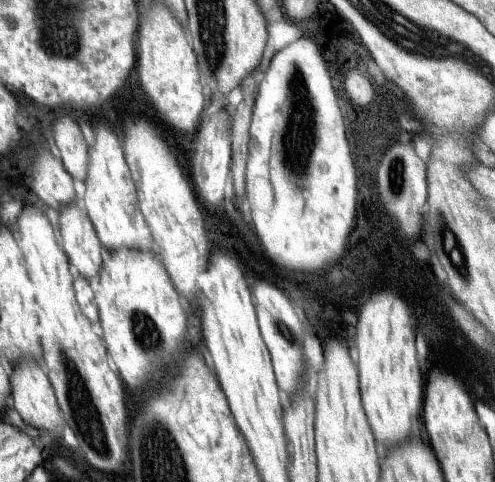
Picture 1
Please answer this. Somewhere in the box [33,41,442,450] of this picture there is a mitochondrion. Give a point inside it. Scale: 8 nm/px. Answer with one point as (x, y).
(298, 139)

